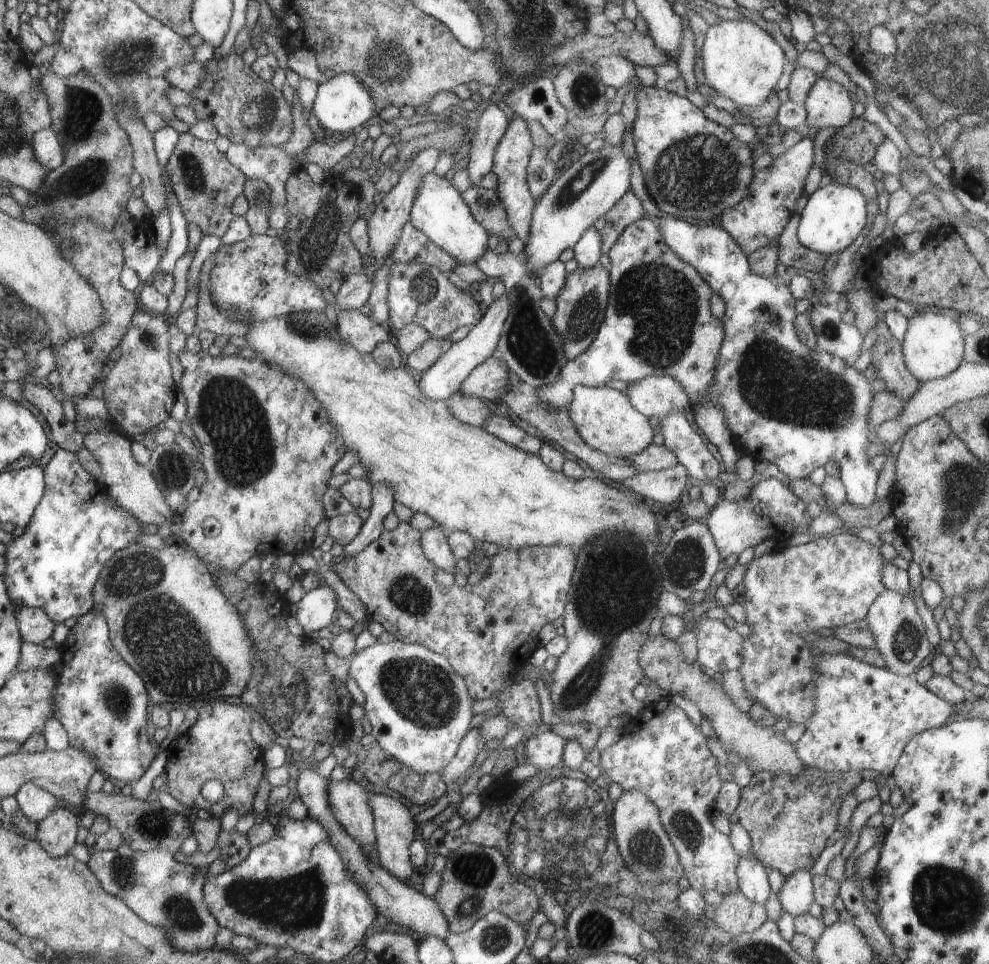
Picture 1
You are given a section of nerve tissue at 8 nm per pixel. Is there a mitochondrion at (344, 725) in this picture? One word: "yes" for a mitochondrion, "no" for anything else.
no

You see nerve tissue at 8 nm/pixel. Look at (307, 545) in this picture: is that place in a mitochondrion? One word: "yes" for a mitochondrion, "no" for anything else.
no

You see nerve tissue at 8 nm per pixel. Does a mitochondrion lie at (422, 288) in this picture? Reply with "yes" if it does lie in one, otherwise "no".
yes

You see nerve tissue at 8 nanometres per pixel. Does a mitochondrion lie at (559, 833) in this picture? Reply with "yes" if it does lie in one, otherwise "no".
yes

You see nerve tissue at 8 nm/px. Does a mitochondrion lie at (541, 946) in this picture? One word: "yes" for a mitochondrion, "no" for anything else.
no

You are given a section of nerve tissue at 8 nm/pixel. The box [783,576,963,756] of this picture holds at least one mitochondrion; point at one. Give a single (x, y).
(906, 643)

